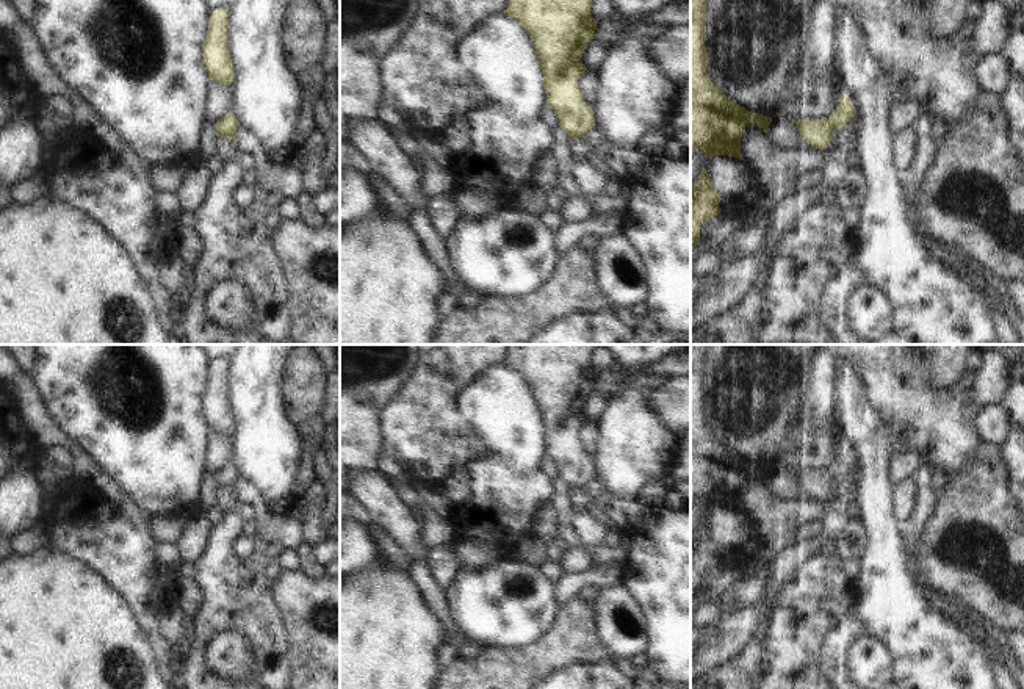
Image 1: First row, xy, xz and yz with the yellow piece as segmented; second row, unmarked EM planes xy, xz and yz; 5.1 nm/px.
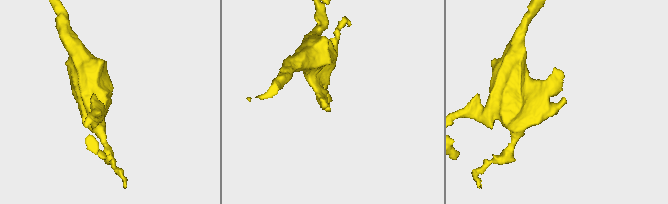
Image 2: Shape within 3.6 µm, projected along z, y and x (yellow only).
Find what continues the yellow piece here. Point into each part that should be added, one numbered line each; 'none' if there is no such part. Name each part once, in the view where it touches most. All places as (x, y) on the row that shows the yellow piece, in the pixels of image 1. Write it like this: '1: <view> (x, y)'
none.

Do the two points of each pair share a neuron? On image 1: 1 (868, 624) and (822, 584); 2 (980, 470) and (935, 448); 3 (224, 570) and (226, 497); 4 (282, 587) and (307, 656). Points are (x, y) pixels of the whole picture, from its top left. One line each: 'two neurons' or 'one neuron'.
1: two neurons
2: two neurons
3: two neurons
4: one neuron

